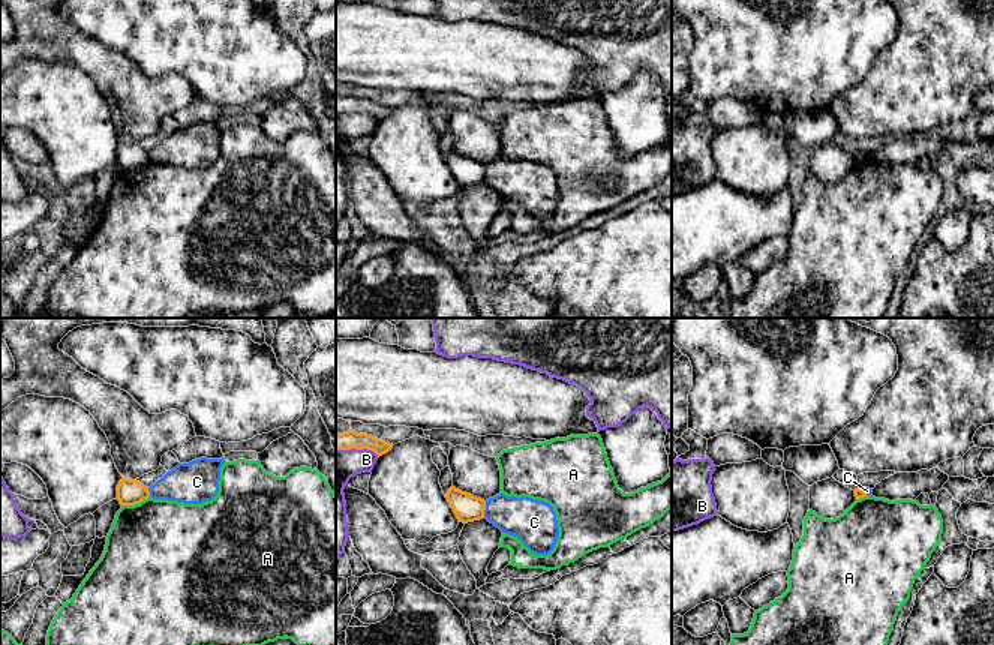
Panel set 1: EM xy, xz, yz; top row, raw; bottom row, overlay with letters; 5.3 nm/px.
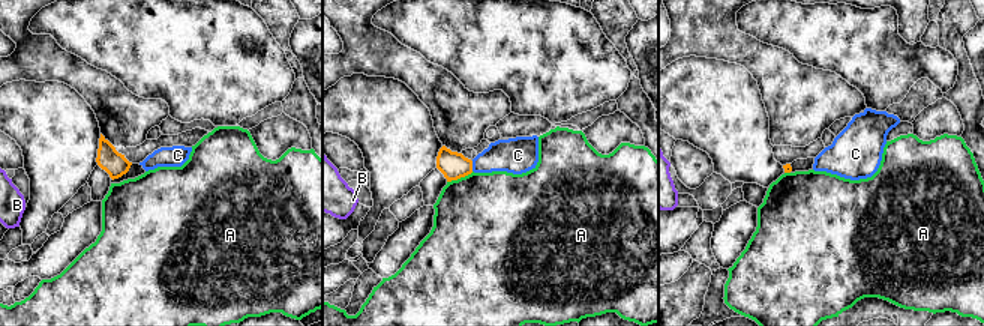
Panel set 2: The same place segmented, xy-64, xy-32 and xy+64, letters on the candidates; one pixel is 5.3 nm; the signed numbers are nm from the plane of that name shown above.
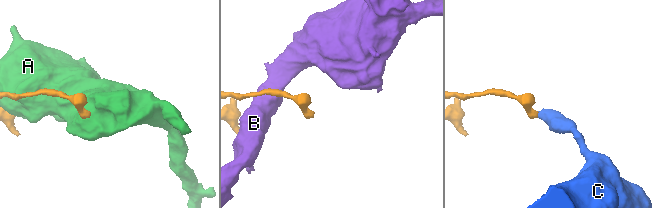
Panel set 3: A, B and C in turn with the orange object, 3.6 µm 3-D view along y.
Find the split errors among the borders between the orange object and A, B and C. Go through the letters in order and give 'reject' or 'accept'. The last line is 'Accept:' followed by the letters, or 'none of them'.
A: reject
B: reject
C: reject
Accept: none of them

